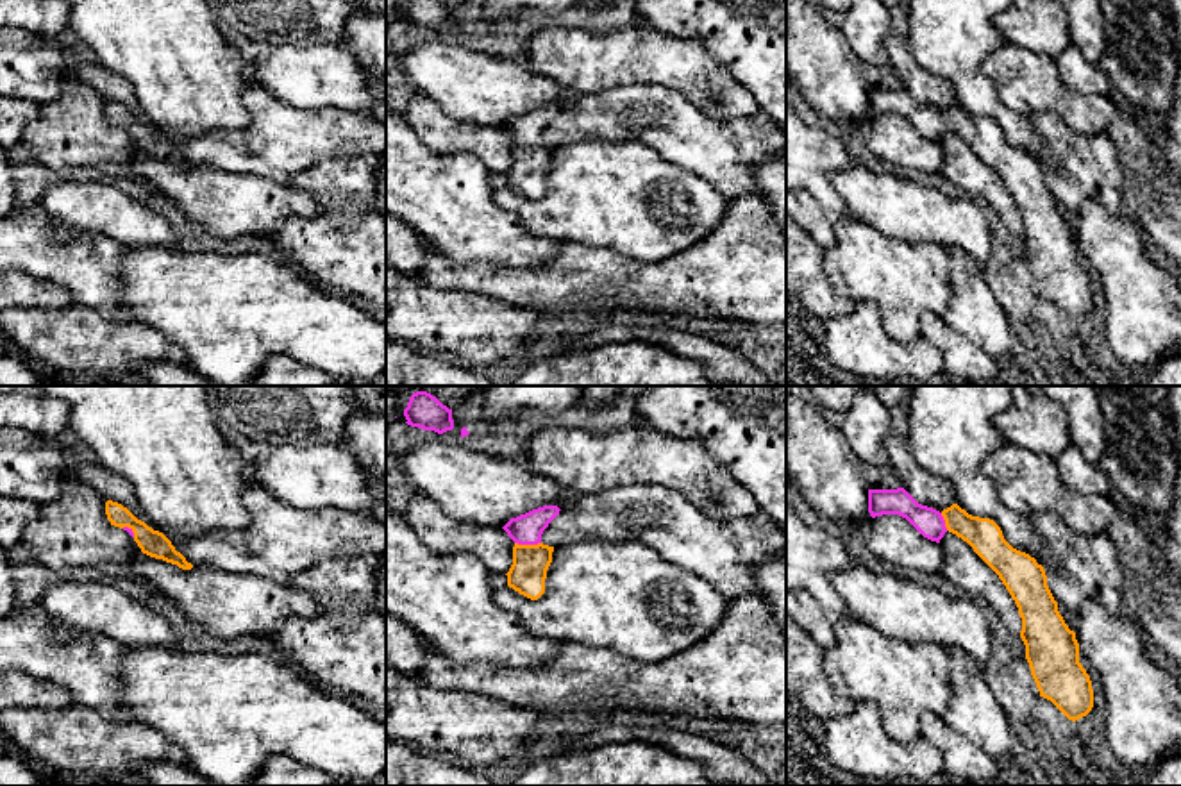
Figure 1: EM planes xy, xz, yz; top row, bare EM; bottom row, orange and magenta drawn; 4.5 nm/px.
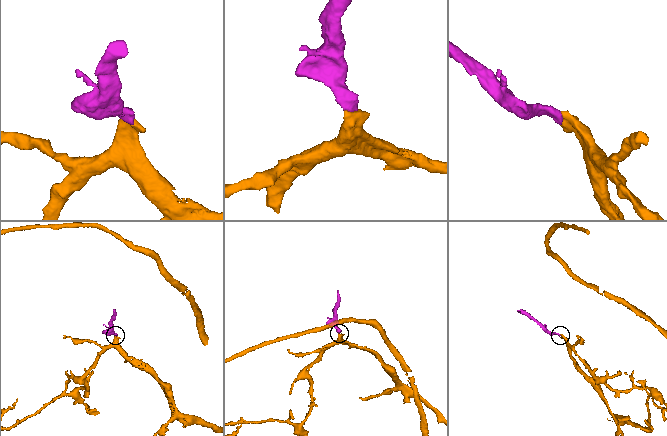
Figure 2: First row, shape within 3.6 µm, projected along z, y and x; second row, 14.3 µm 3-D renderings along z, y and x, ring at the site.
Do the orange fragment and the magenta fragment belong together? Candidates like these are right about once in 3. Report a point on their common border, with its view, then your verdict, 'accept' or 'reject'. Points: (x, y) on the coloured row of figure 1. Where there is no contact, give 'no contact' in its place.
contact xz (527, 545); accept

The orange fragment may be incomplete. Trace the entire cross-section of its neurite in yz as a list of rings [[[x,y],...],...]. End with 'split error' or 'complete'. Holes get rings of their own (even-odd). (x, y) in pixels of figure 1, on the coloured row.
[[[904,488],[868,489],[868,513],[872,518],[899,514],[936,543],[947,531],[967,541],[999,575],[1018,607],[1020,638],[1040,697],[1051,700],[1072,722],[1092,711],[1092,681],[1079,663],[1076,632],[1058,611],[1043,566],[1013,548],[993,520],[972,516],[958,504],[940,513],[918,504]]]; split error

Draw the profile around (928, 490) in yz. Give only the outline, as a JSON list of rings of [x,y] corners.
[[[888,434],[884,452],[890,466],[904,488],[918,504],[943,511],[954,504],[952,486],[918,466],[906,439]]]

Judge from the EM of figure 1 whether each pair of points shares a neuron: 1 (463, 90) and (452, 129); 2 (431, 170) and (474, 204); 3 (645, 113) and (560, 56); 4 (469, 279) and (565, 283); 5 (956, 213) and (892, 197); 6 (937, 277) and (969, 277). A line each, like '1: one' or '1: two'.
1: two
2: one
3: two
4: one
5: one
6: two

